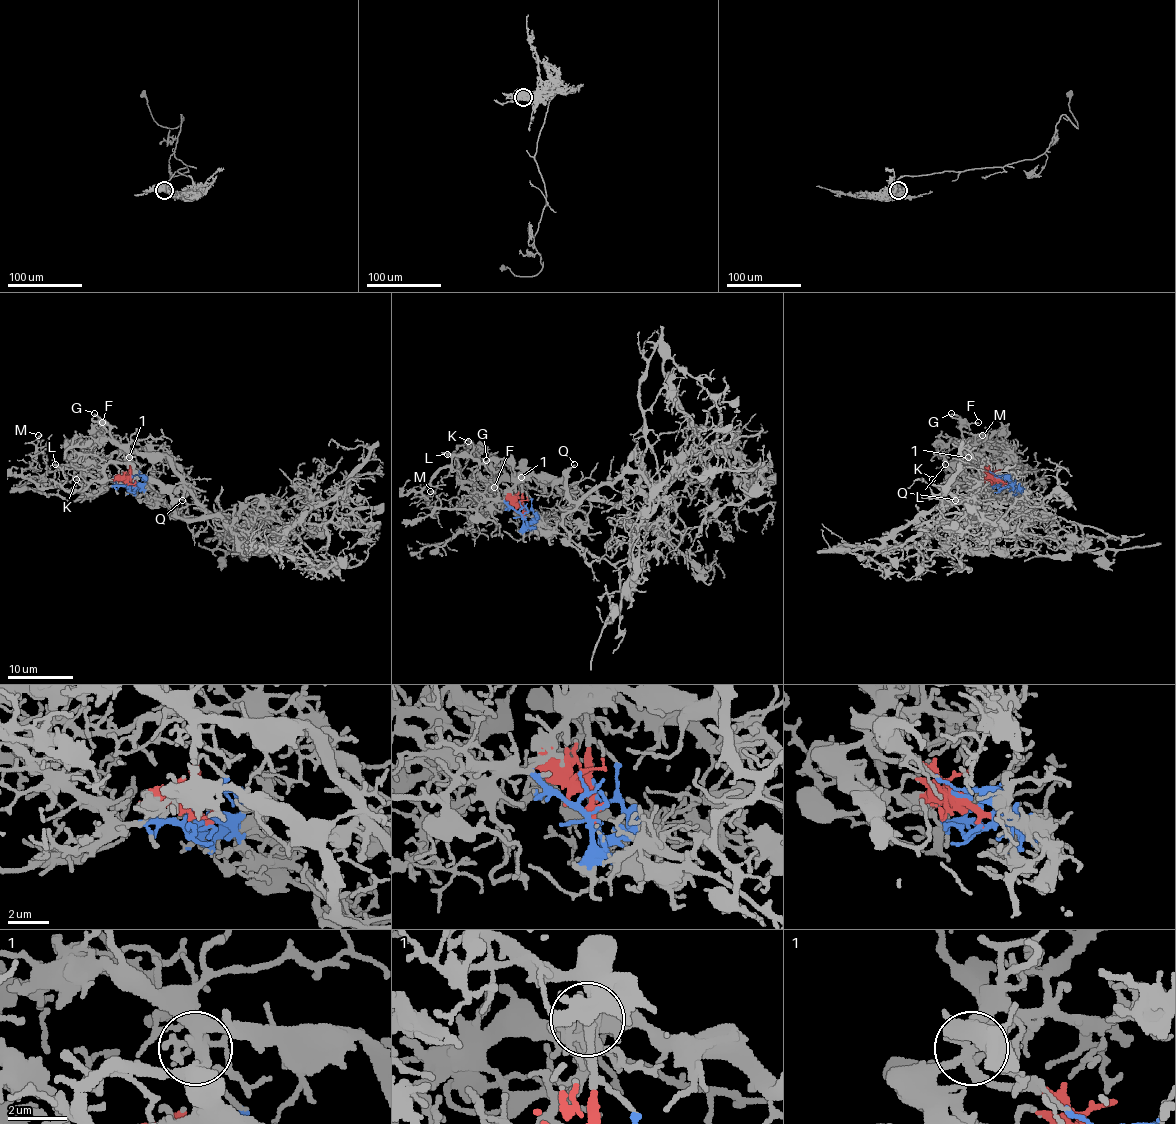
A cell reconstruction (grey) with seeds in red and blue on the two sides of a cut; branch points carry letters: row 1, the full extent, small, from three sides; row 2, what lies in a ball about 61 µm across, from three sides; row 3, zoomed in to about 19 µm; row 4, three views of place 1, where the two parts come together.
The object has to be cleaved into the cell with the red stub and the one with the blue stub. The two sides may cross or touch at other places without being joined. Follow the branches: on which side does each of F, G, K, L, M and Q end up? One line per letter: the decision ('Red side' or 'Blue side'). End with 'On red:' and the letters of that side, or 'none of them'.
F: Red side
G: Red side
K: Blue side
L: Blue side
M: Blue side
Q: Blue side
On red: F, G

